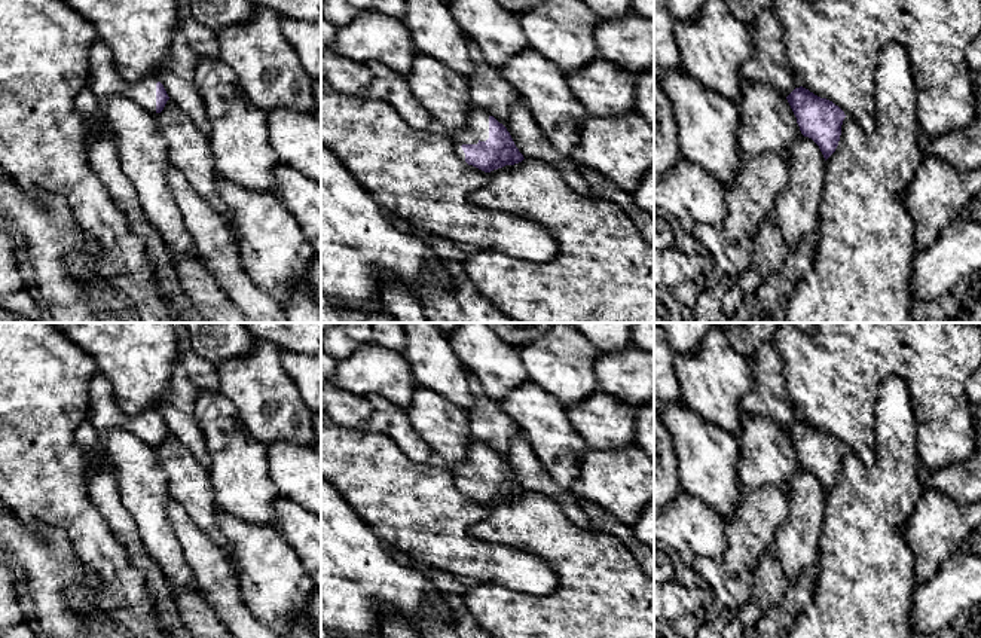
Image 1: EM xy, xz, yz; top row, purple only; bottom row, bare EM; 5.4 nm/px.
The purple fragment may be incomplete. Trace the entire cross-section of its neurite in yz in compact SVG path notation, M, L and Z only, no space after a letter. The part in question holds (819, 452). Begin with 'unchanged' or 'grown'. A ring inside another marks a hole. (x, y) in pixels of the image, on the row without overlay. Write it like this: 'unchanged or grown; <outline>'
unchanged; M803 419L795 421L786 433L801 467L819 479L826 494L838 479L844 445L832 434L820 431Z

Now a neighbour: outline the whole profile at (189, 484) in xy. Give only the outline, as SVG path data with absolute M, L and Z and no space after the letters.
M171 433L155 448L168 476L169 495L184 509L189 519L227 555L230 546L216 523L218 506L207 467Z

